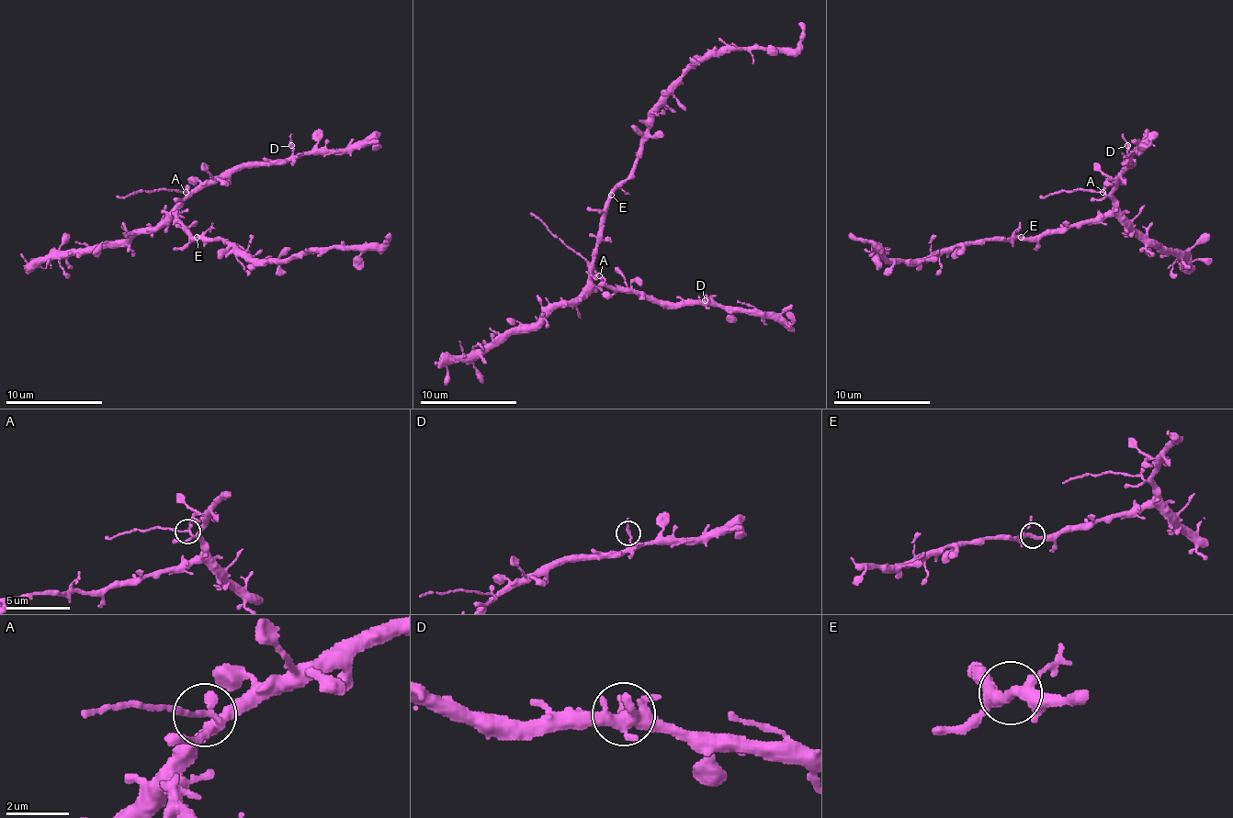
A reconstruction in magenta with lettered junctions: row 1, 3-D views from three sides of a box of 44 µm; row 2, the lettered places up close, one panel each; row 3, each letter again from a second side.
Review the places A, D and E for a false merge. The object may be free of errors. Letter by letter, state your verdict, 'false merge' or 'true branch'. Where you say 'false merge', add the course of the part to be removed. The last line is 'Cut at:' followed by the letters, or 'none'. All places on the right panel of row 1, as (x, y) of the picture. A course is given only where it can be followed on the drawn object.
A: false merge; foreign part runs (1103, 191), (1074, 189), (1040, 198)
D: true branch
E: true branch
Cut at: A

